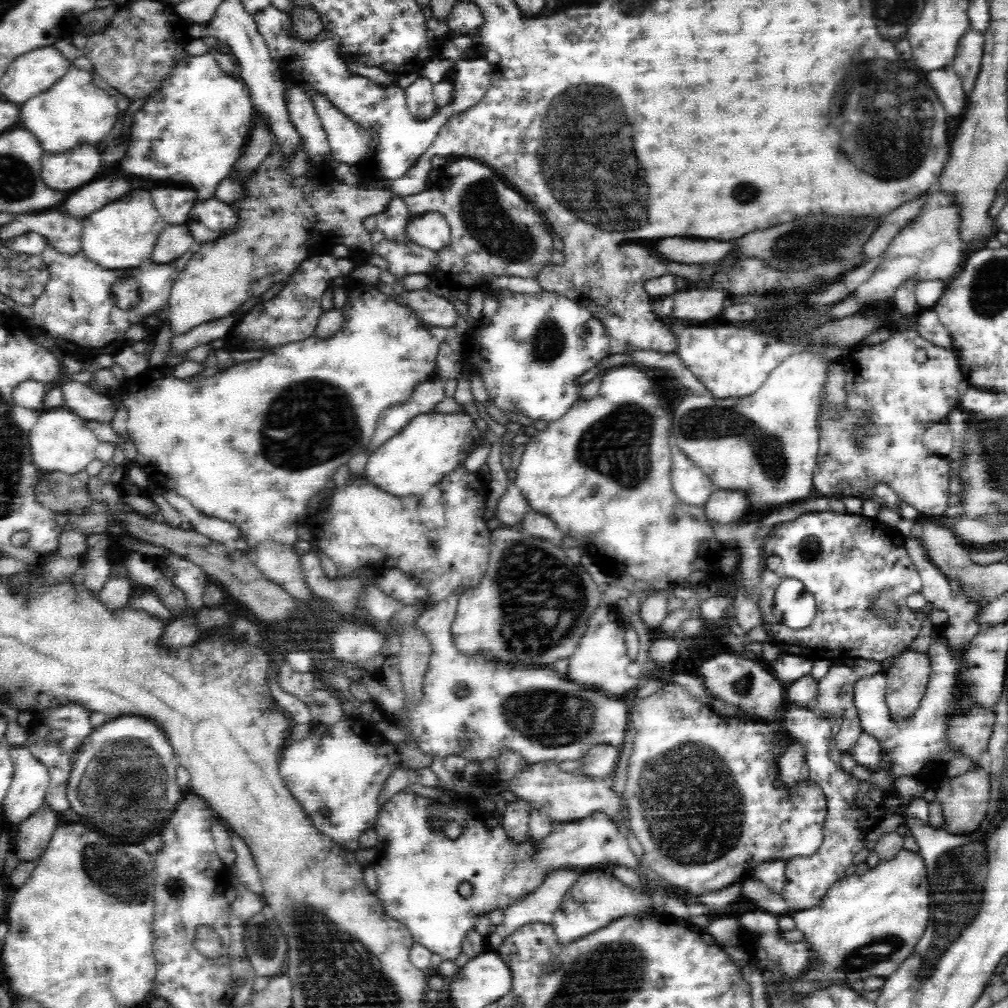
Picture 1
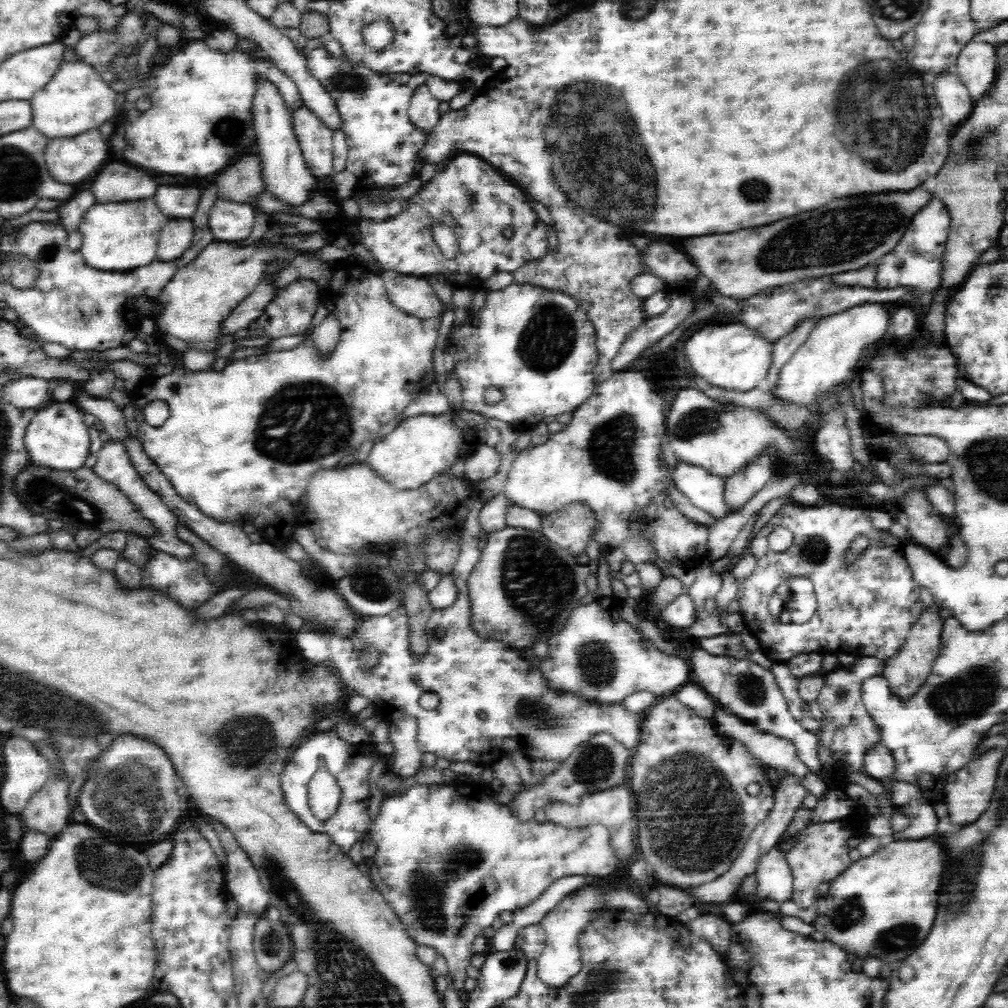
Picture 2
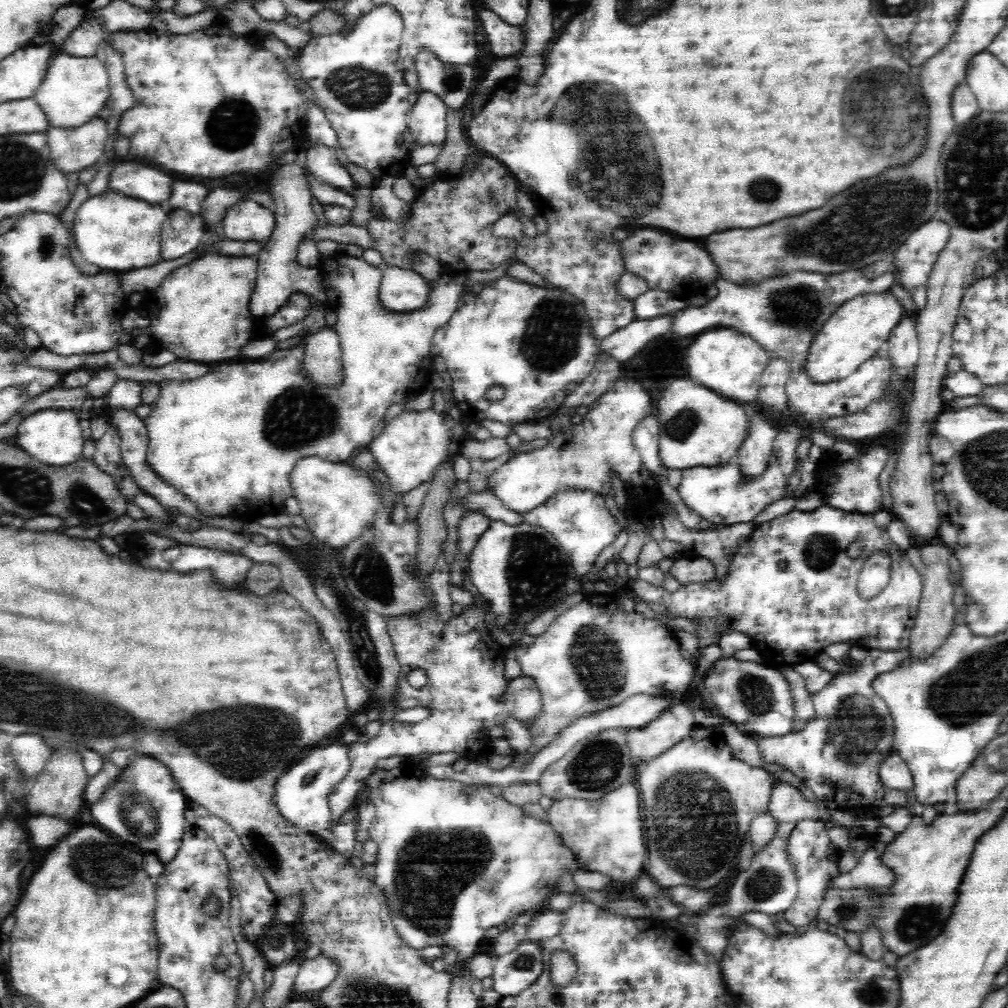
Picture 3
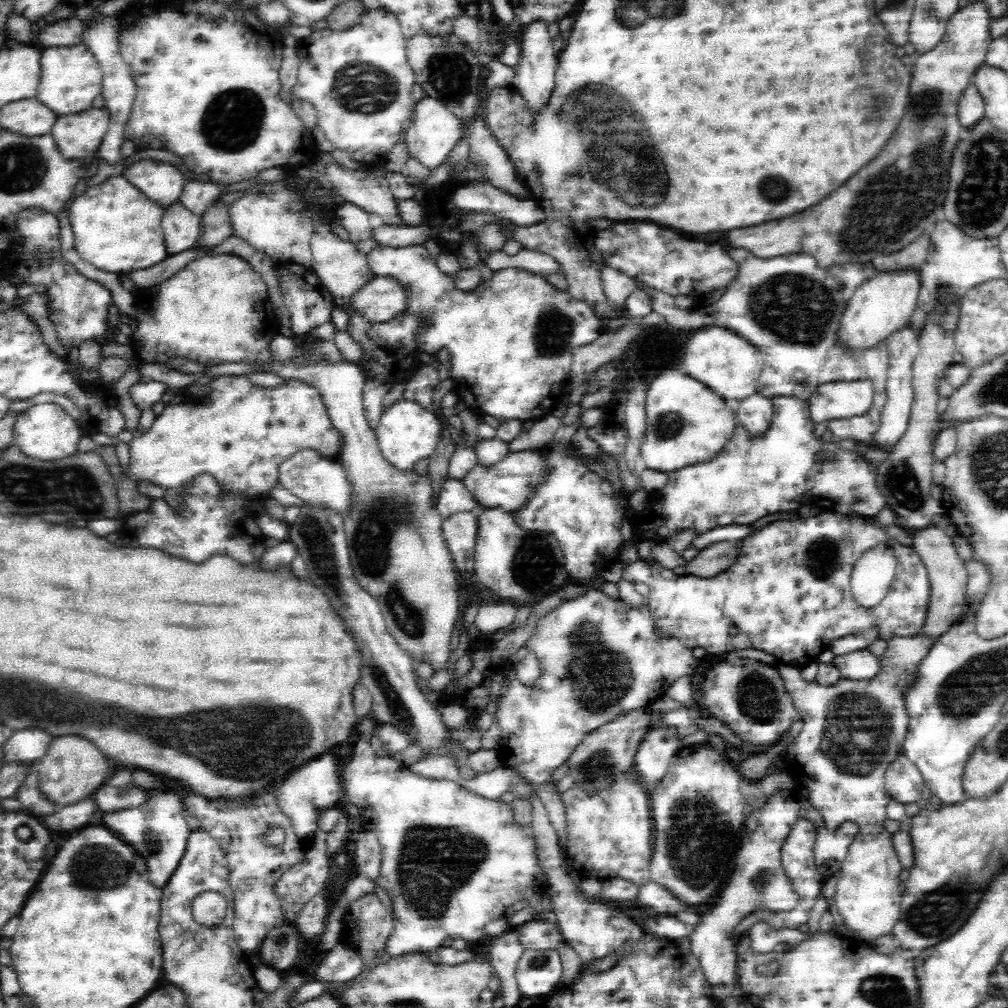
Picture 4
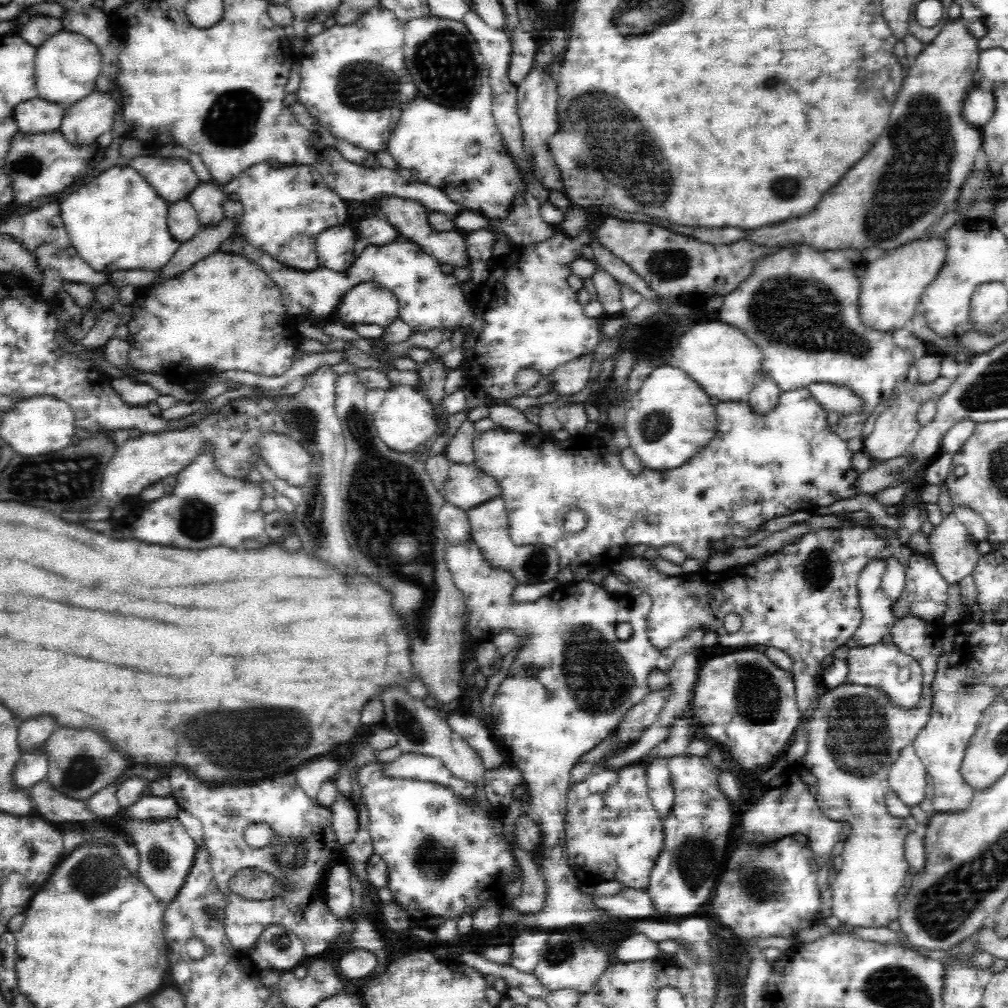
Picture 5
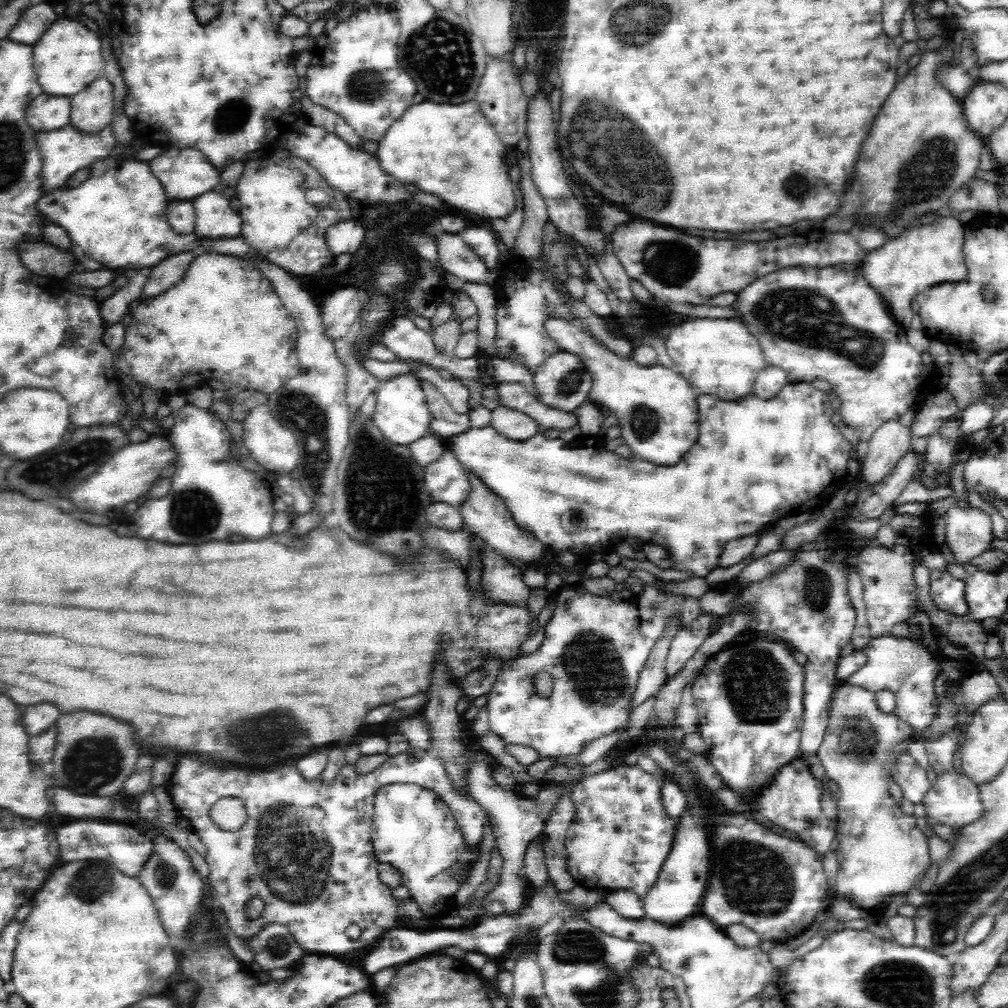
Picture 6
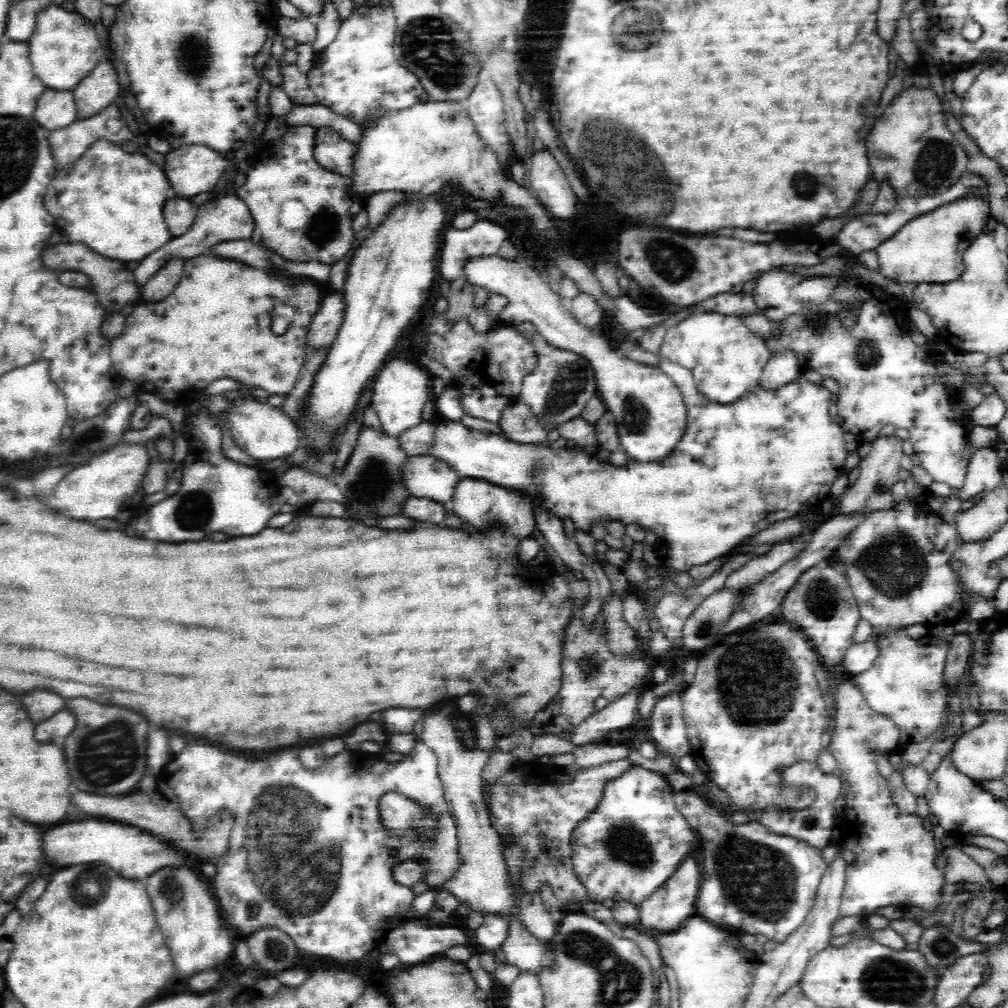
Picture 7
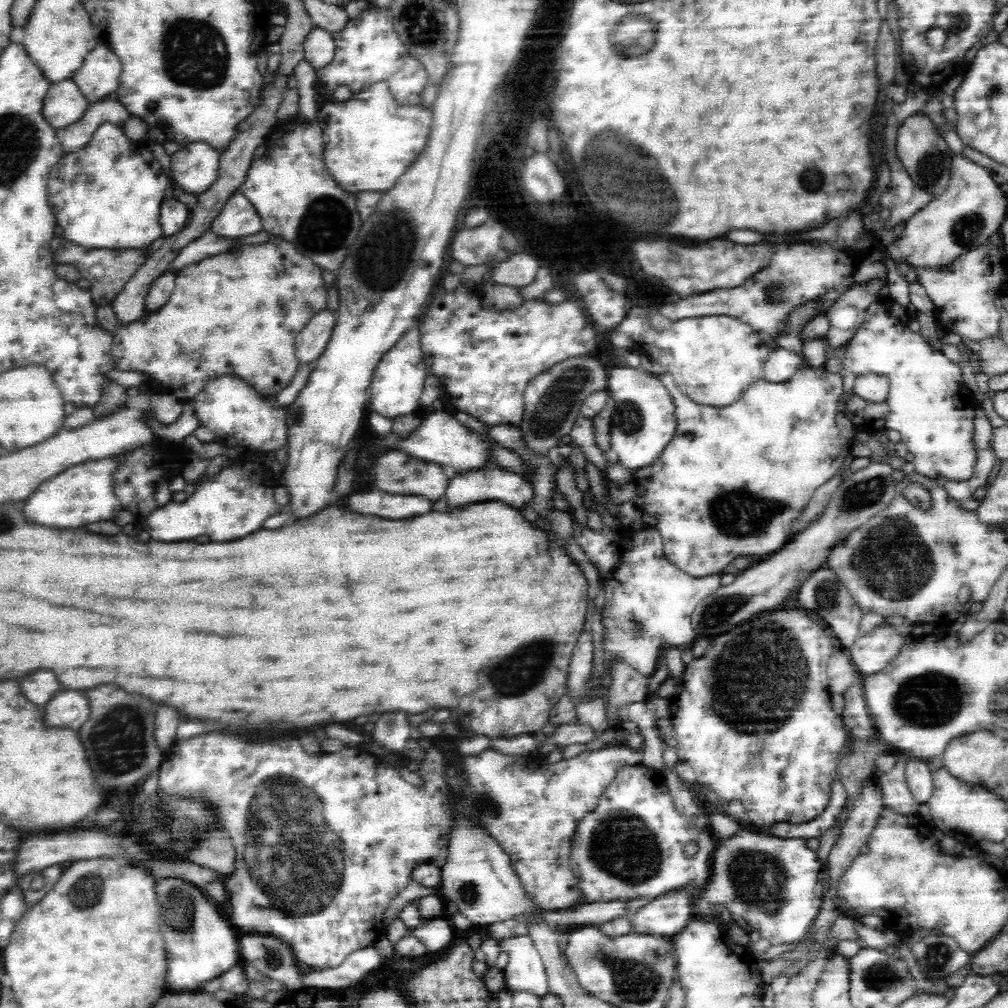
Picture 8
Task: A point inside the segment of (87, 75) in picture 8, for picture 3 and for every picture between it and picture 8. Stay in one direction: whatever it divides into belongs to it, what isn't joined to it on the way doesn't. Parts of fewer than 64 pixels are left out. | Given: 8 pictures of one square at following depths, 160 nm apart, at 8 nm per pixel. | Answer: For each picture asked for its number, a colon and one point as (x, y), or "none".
3: (71, 150)
4: (77, 135)
5: (83, 122)
6: (91, 110)
7: (97, 91)

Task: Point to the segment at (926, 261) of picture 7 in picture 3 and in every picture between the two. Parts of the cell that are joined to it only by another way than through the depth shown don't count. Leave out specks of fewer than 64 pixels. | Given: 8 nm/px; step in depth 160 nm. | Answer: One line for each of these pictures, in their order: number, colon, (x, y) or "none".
3: (854, 333)
4: (882, 305)
5: (892, 286)
6: (902, 268)

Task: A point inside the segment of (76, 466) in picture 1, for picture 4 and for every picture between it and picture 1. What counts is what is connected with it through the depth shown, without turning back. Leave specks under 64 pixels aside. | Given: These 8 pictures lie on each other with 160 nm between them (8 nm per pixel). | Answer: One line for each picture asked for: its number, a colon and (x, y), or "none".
2: (57, 437)
3: (54, 436)
4: (46, 431)

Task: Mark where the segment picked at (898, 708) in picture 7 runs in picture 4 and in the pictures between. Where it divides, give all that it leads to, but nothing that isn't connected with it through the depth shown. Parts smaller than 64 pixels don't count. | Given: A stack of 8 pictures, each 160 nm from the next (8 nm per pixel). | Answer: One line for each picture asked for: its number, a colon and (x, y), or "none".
4: (861, 666)
5: (882, 666)
6: (906, 668)

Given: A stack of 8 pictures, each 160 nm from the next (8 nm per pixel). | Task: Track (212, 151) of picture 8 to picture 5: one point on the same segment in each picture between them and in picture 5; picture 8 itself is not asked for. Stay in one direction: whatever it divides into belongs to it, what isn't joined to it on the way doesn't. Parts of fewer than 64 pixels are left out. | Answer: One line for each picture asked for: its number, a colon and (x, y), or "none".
5: (173, 180)
6: (184, 176)
7: (191, 171)

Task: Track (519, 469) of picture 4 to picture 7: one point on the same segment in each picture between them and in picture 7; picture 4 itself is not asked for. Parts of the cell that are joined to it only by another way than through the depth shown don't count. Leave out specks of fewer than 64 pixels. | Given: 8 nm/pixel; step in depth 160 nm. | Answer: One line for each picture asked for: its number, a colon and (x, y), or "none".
5: (467, 486)
6: (446, 481)
7: (425, 476)

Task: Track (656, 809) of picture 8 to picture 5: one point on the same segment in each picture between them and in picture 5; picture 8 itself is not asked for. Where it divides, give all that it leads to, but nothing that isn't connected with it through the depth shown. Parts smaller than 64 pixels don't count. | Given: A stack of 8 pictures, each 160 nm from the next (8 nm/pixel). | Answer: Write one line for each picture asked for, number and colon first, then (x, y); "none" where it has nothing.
5: (602, 845)
6: (620, 834)
7: (635, 838)

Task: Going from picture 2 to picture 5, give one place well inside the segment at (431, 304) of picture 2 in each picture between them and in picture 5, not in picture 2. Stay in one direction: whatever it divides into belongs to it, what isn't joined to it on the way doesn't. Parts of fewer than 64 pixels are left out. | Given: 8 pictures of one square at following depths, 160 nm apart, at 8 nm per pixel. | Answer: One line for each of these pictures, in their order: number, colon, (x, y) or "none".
3: (401, 290)
4: (384, 298)
5: (366, 303)

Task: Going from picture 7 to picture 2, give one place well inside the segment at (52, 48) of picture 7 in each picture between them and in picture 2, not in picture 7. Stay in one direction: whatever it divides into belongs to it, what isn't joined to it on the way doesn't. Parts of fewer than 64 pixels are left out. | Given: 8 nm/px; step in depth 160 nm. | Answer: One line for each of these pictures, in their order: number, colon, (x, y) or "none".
2: (76, 99)
3: (74, 90)
4: (71, 78)
5: (67, 64)
6: (67, 57)

